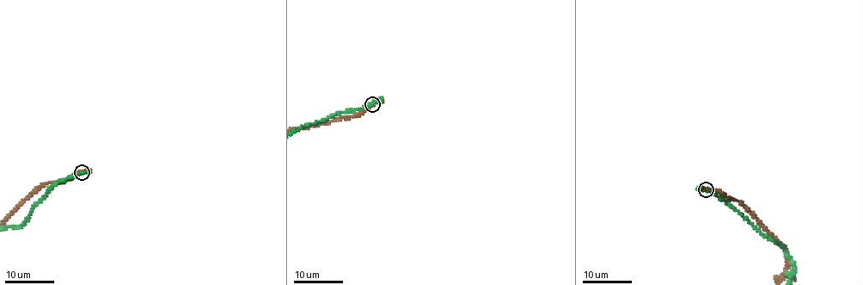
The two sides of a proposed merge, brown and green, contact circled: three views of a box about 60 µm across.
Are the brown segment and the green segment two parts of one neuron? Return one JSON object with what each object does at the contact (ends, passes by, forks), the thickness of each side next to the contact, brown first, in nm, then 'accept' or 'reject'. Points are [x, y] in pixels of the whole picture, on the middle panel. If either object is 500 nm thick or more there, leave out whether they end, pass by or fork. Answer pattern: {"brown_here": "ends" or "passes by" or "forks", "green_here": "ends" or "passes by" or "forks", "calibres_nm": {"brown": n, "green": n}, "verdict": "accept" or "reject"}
{"brown_here": "passes by", "green_here": "passes by", "calibres_nm": {"brown": 320, "green": 240}, "verdict": "reject"}

